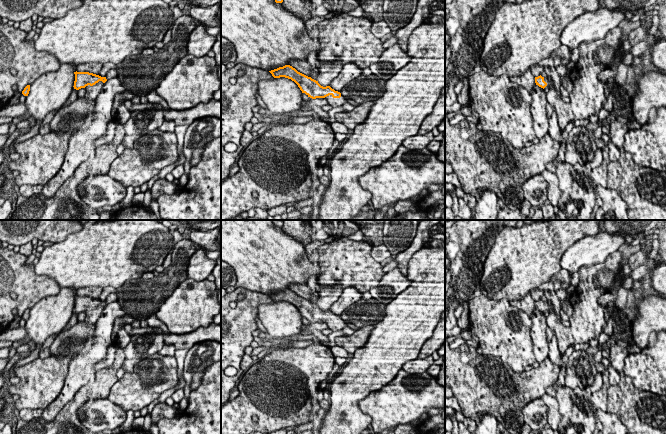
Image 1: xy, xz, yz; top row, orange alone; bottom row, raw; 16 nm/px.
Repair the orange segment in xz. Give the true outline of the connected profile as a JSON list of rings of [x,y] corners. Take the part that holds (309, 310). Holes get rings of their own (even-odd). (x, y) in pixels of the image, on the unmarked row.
[[[285,289],[269,296],[274,302],[285,301],[291,303],[298,309],[302,317],[305,317],[312,323],[326,322],[328,328],[332,332],[342,331],[348,326],[347,322],[344,321],[340,316],[335,315],[330,310],[321,310],[318,305],[298,296],[290,289]]]

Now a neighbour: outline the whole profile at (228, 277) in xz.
[[[221,260],[221,288],[227,289],[231,286],[236,286],[237,277],[235,270],[228,263]]]

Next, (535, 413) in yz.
[[[537,398],[522,408],[524,422],[531,430],[542,430],[547,424],[547,411],[548,407],[542,398]]]

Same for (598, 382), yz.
[[[597,372],[594,383],[590,386],[585,387],[584,391],[590,390],[591,393],[593,393],[601,389],[602,385],[603,385],[602,373]]]

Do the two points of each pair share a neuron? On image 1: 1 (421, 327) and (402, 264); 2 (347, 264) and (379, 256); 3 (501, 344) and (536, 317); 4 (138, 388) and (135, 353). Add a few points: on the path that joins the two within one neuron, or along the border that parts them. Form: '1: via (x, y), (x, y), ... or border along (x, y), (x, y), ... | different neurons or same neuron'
1: border along (415, 253), (409, 261), (406, 275) | different neurons
2: border along (371, 247), (371, 255), (380, 263) | different neurons
3: border along (529, 317), (531, 321), (530, 337), (533, 343) | different neurons
4: border along (158, 353), (142, 358), (131, 371), (125, 372) | different neurons

